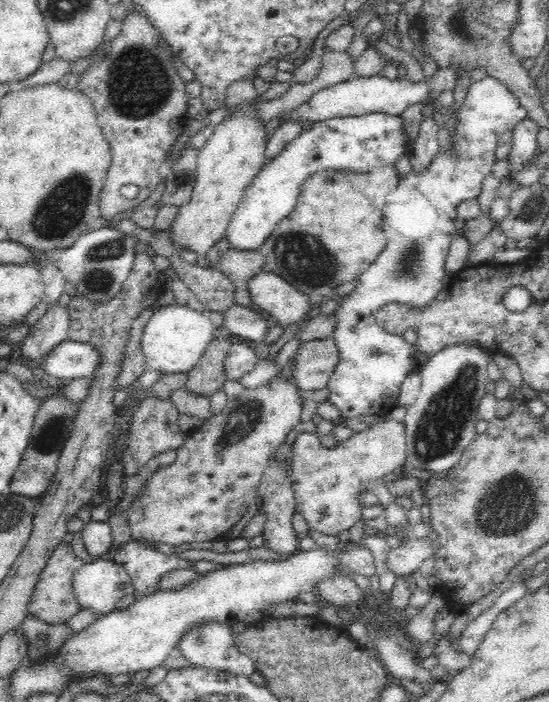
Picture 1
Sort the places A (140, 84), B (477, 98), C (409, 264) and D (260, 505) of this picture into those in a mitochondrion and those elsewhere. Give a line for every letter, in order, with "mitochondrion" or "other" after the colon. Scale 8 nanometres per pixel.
A: mitochondrion
B: other
C: mitochondrion
D: other

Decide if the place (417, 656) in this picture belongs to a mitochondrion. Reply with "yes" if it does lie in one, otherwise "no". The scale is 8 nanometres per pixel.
no

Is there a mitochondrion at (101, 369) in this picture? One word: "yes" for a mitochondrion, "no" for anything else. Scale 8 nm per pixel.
no

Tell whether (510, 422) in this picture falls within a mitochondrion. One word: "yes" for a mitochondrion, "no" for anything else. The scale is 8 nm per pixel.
no

